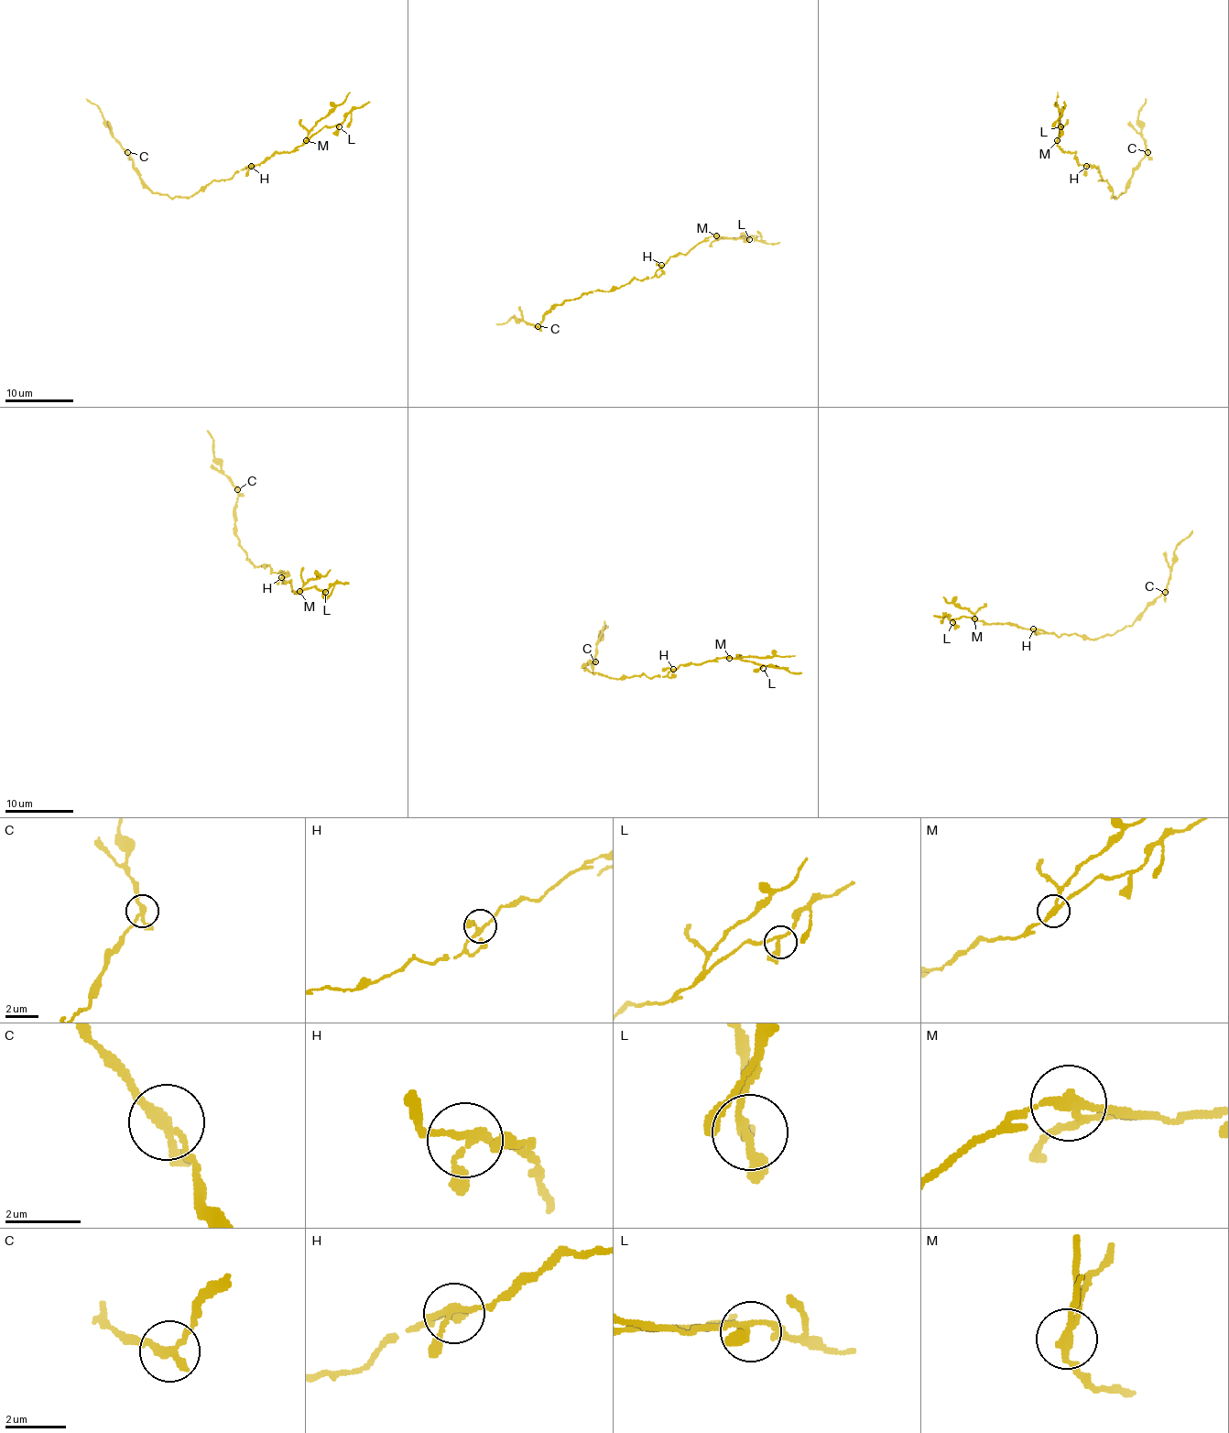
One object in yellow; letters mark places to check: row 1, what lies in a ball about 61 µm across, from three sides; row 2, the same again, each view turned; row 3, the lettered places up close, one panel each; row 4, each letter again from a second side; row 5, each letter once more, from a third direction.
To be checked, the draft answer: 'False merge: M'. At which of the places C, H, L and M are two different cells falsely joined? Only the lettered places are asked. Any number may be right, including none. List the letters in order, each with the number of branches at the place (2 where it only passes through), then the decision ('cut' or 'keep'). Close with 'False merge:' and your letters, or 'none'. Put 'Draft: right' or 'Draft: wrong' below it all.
C: branches 3; keep
H: branches 3; keep
L: branches 3; keep
M: branches 3; cut
False merge: M
Draft: right

